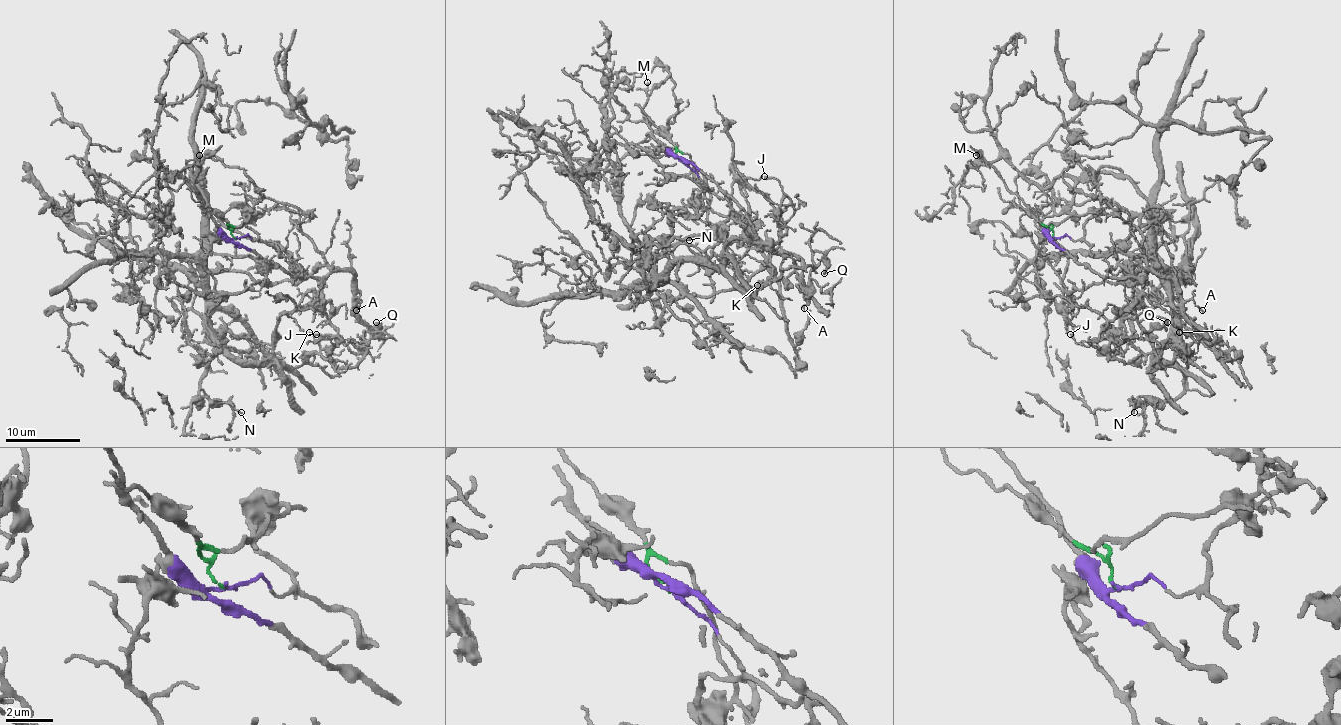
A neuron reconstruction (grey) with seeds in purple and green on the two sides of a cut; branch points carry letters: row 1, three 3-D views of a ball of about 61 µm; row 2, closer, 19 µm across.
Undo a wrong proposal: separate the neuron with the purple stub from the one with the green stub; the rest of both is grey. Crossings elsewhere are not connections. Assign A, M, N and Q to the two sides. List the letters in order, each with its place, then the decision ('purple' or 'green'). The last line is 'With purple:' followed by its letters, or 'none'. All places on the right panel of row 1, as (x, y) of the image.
A: (1202, 310) | purple
M: (976, 155) | purple
N: (1134, 412) | green
Q: (1167, 322) | green
With purple: A, M

